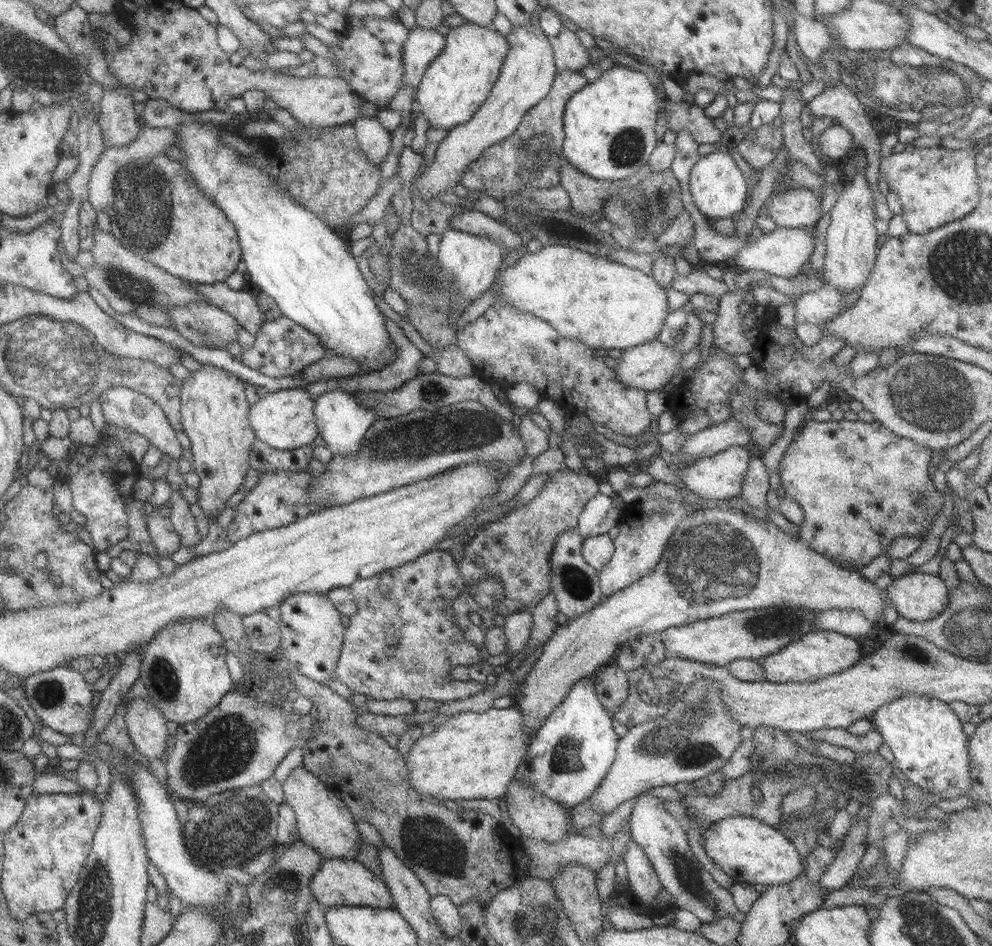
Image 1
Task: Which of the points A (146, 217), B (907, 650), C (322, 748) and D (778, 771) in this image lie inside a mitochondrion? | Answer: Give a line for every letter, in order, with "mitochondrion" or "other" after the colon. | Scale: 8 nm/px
A: mitochondrion
B: mitochondrion
C: other
D: other

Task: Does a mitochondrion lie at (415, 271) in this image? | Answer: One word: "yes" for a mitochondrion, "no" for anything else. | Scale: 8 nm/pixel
yes

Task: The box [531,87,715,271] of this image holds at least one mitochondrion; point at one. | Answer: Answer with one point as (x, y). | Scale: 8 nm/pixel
(626, 149)

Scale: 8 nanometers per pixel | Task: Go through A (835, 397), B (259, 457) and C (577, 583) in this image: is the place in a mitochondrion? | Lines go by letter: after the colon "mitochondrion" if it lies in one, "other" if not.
A: other
B: other
C: mitochondrion

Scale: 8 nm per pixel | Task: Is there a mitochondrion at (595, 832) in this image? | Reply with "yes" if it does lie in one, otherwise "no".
no

